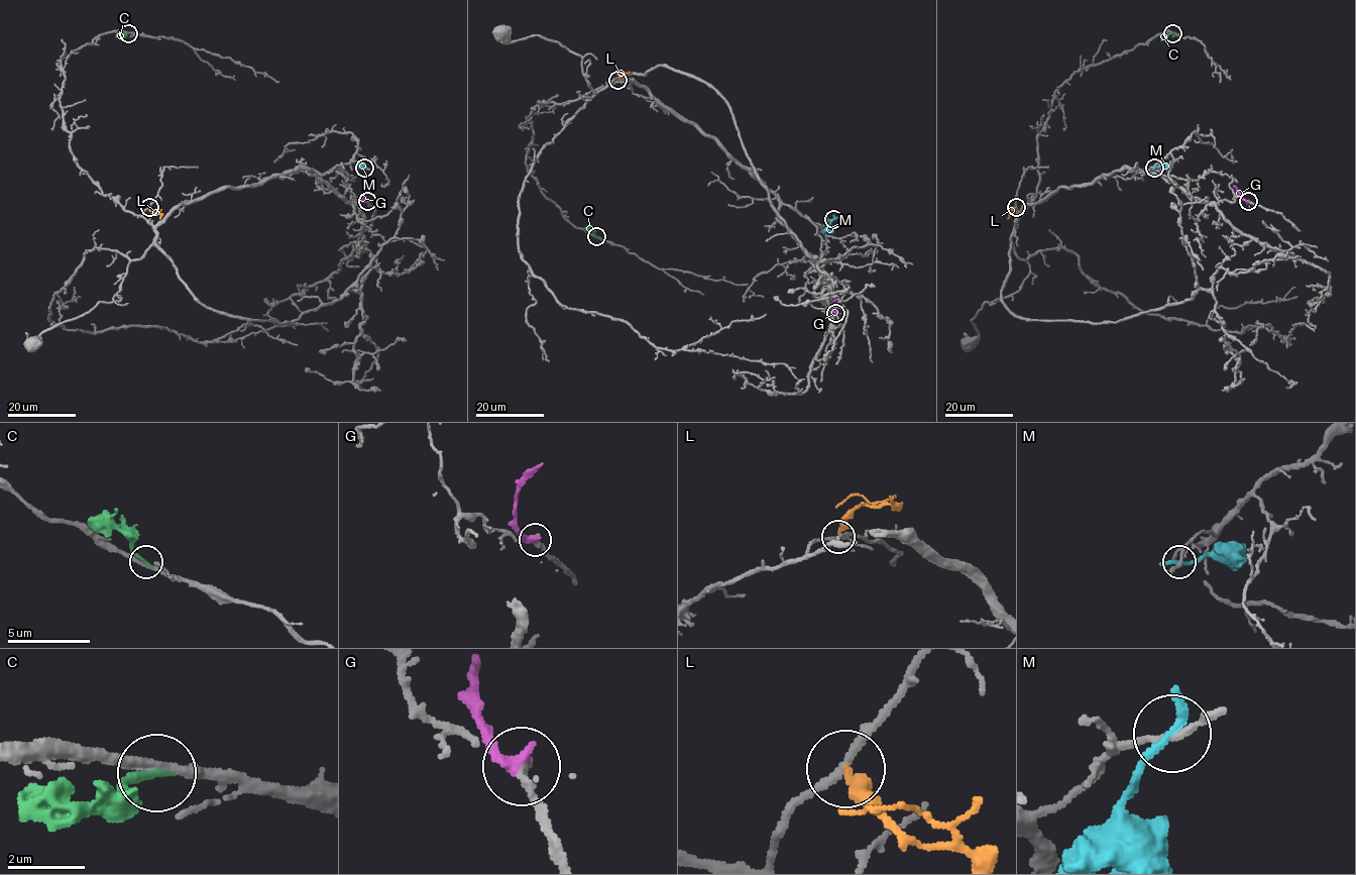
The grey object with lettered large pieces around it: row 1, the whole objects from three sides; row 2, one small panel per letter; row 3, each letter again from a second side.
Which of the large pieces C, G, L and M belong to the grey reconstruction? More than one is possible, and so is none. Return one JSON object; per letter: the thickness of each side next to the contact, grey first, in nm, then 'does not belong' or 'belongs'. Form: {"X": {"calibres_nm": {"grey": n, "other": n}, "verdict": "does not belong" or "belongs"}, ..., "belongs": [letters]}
{"C": {"calibres_nm": {"grey": 280, "other": 240}, "verdict": "does not belong"}, "G": {"calibres_nm": {"grey": 150, "other": 400}, "verdict": "belongs"}, "L": {"calibres_nm": {"grey": 190, "other": 280}, "verdict": "does not belong"}, "M": {"calibres_nm": {"grey": 160, "other": 280}, "verdict": "does not belong"}, "belongs": ["G"]}

